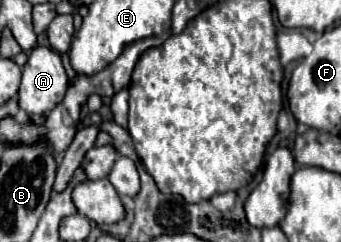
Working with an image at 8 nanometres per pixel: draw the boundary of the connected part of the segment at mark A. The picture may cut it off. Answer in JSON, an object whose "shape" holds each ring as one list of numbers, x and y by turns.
{"shape":[[36,46,32,50,32,54,28,56,26,66,22,68,22,84,20,84,20,92,18,92,18,104,20,108,30,116,30,118,38,118,38,116,46,116,58,102,62,102,64,94,68,88,68,74,62,66,62,58,56,50,46,48,46,46]]}

